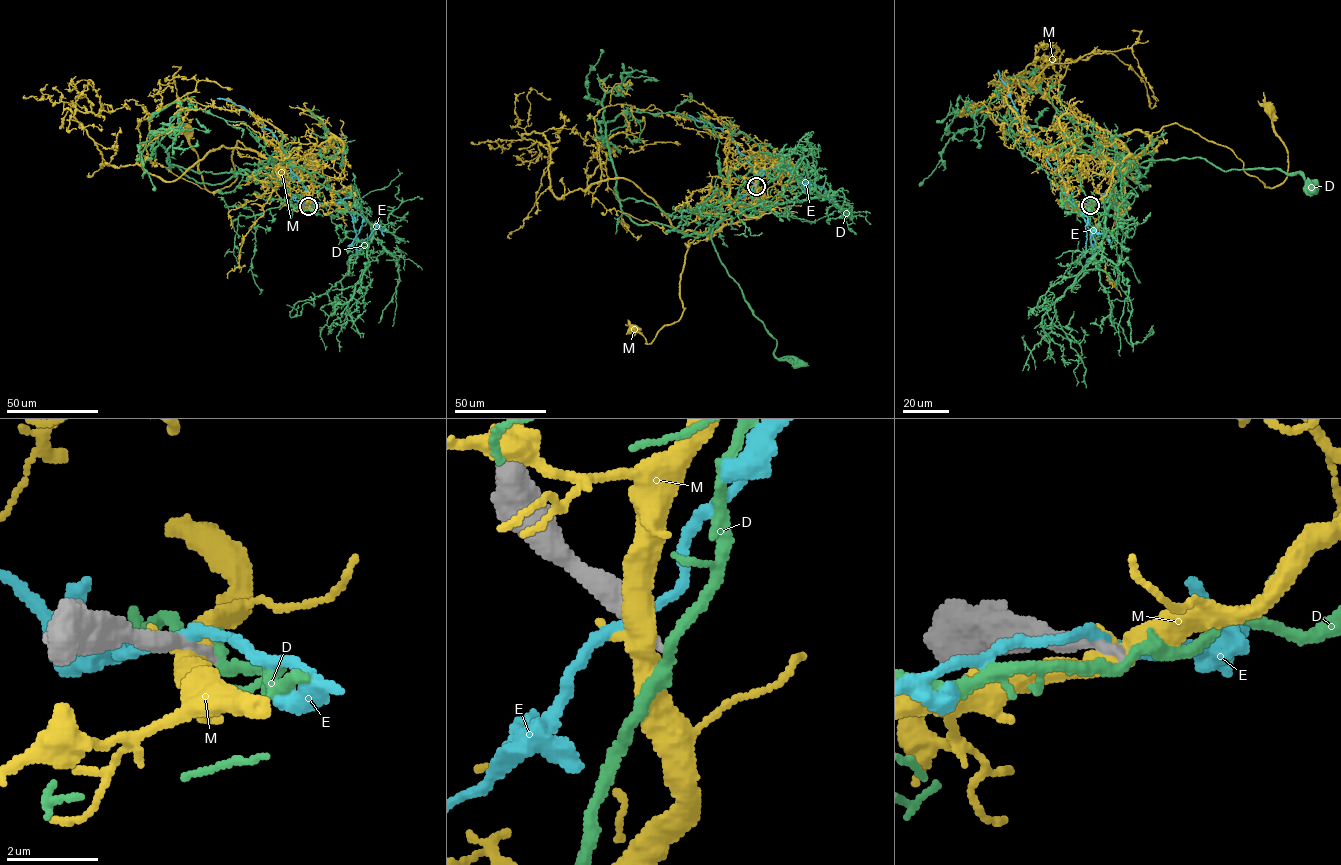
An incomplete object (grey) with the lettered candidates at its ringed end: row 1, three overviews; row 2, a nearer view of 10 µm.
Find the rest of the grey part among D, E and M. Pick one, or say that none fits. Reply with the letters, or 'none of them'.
none of them

